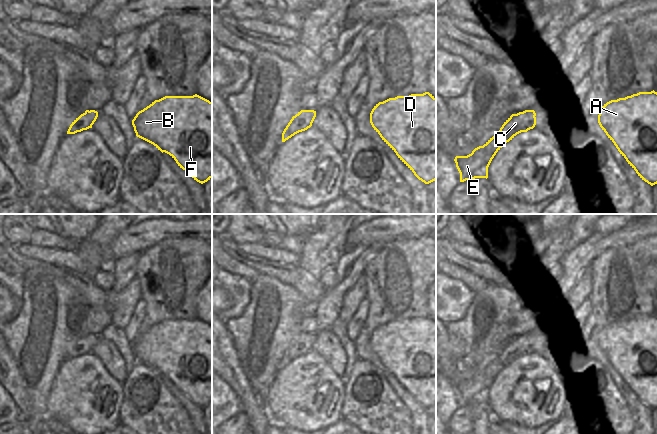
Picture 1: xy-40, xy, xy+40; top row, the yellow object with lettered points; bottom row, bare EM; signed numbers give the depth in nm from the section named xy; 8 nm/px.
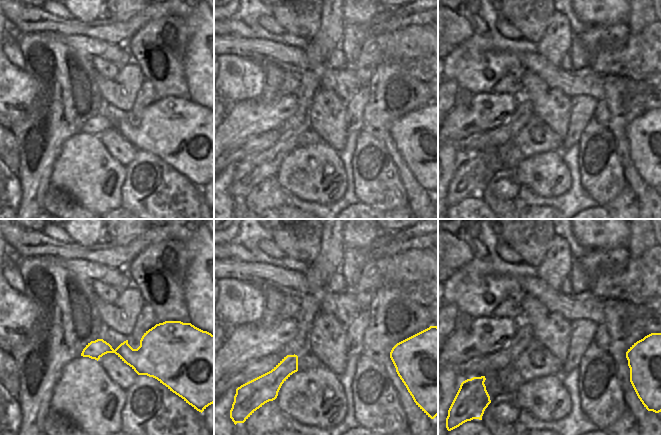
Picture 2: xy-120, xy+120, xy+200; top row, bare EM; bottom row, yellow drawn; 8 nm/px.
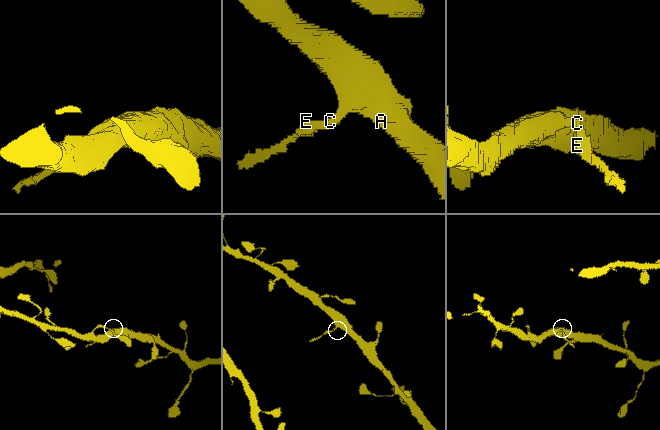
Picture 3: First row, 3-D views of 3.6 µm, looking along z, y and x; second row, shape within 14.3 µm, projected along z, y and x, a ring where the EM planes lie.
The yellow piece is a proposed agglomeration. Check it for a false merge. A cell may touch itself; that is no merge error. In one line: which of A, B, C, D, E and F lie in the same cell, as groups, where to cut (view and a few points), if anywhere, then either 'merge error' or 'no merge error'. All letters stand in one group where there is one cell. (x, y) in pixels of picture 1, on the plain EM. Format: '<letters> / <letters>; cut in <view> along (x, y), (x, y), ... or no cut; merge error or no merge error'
A B D F / C E; cut in xy-40 along (89, 335), (82, 343), (77, 355); merge error

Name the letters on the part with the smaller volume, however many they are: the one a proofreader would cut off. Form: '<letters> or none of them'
C, E

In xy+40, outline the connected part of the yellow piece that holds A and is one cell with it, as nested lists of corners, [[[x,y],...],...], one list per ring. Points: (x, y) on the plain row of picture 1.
[[[639,316],[604,328],[598,347],[620,378],[650,408],[657,408],[657,316]]]

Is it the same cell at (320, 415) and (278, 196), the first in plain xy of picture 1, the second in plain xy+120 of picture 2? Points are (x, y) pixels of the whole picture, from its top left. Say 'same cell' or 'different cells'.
different cells

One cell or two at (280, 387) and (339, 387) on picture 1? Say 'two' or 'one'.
one

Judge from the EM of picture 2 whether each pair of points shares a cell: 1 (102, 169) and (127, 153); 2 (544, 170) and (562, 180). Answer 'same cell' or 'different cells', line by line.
1: different cells
2: same cell

